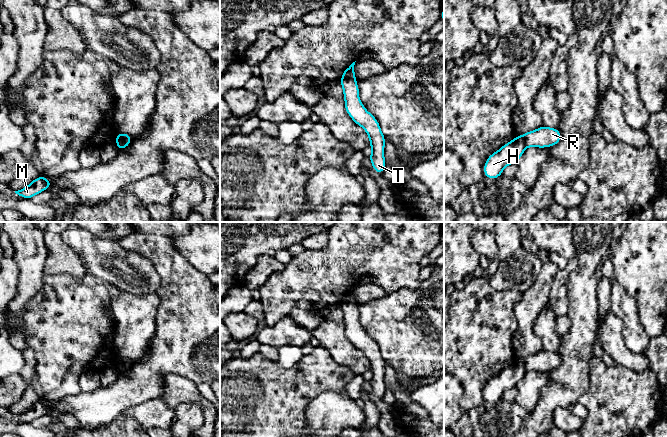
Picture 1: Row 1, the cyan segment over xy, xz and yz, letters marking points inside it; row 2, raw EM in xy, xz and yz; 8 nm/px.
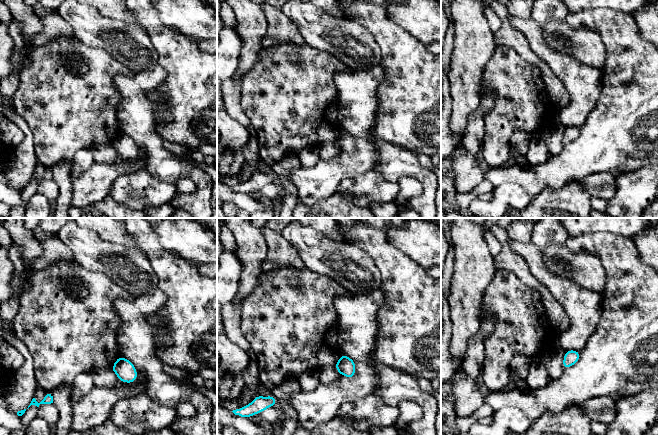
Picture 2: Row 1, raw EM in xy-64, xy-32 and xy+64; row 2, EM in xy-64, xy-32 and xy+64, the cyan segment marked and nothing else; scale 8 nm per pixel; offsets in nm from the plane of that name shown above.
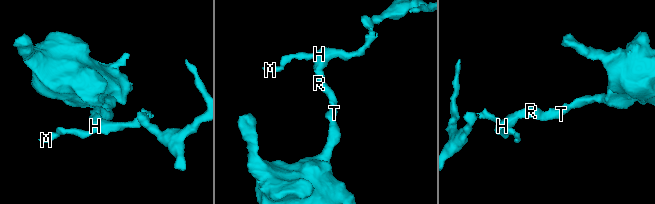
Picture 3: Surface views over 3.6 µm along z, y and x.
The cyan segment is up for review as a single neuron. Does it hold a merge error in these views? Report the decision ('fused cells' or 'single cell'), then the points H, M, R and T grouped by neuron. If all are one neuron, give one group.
fused cells; H M / R T

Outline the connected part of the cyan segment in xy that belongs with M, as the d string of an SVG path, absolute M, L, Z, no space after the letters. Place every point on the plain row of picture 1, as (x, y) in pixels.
M40 400L34 403L28 410L22 412L21 414L15 415L15 417L25 423L31 423L33 420L41 417L51 410L51 406L46 401Z

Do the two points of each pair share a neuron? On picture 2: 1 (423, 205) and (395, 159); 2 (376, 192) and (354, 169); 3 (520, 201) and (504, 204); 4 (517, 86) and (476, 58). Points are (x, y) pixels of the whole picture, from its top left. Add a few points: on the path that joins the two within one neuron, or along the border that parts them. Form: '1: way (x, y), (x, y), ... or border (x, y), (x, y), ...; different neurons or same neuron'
1: way (427, 191), (427, 182), (409, 165); same neuron
2: border (373, 169), (347, 177), (338, 184); different neurons
3: way (516, 201), (508, 201); same neuron
4: border (497, 46), (483, 70), (482, 85), (480, 87); different neurons

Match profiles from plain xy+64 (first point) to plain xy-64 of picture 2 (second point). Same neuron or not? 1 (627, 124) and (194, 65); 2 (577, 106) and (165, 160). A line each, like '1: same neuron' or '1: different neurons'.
1: same neuron
2: same neuron

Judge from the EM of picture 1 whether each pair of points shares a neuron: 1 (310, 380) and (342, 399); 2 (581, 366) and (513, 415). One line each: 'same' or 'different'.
1: different
2: different

